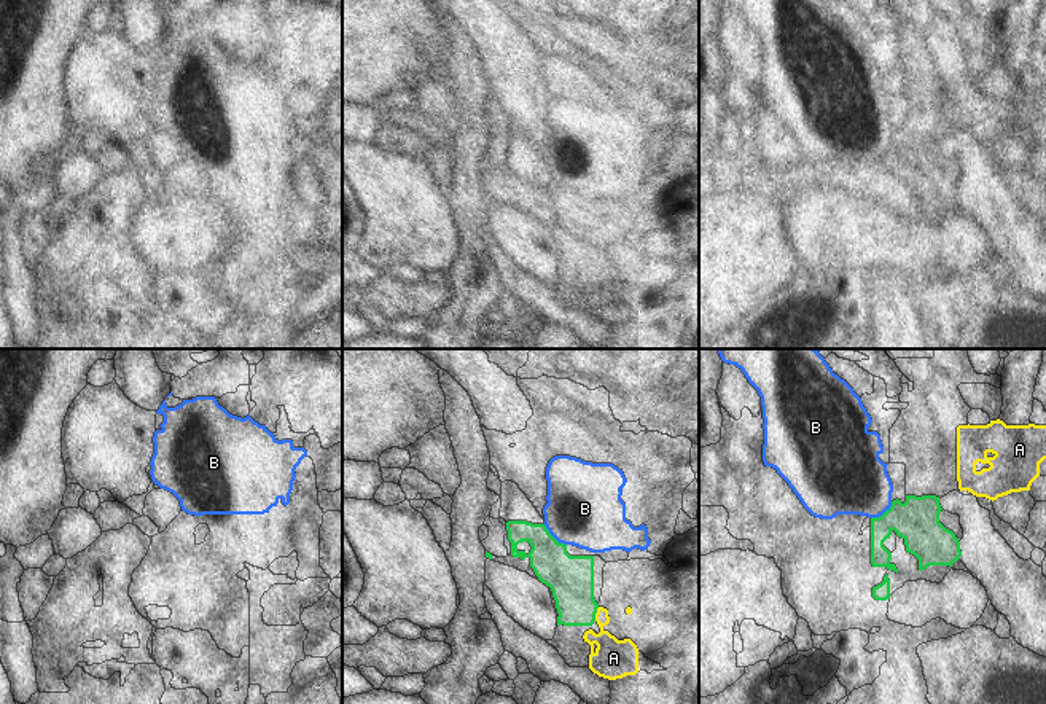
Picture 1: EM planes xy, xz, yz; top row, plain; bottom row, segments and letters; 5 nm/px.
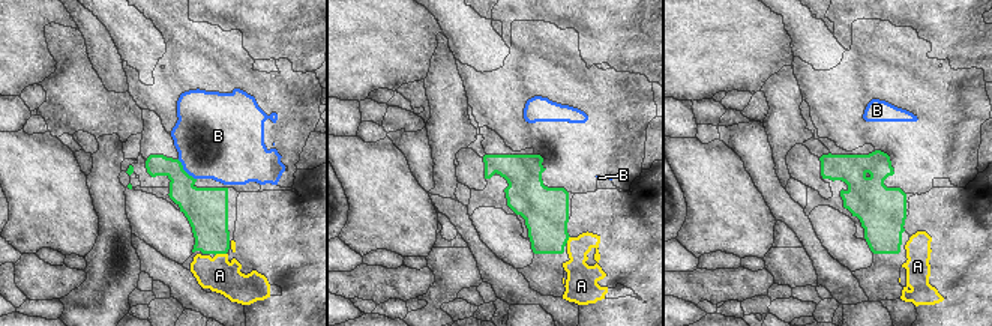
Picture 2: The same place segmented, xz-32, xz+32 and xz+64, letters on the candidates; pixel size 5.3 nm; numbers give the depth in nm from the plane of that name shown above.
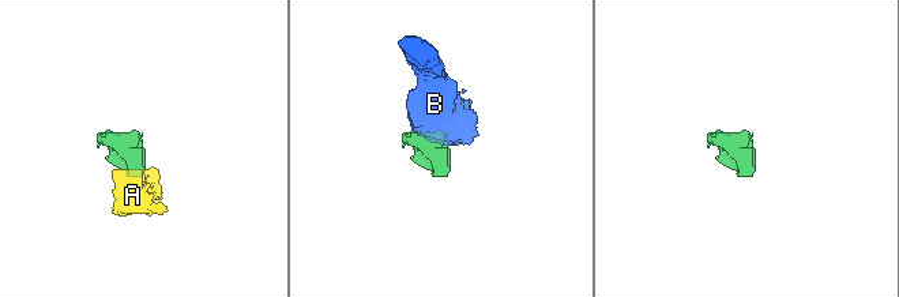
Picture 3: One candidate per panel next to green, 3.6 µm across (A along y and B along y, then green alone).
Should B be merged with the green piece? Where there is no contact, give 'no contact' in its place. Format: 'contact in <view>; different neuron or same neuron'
contact in xz; different neuron

